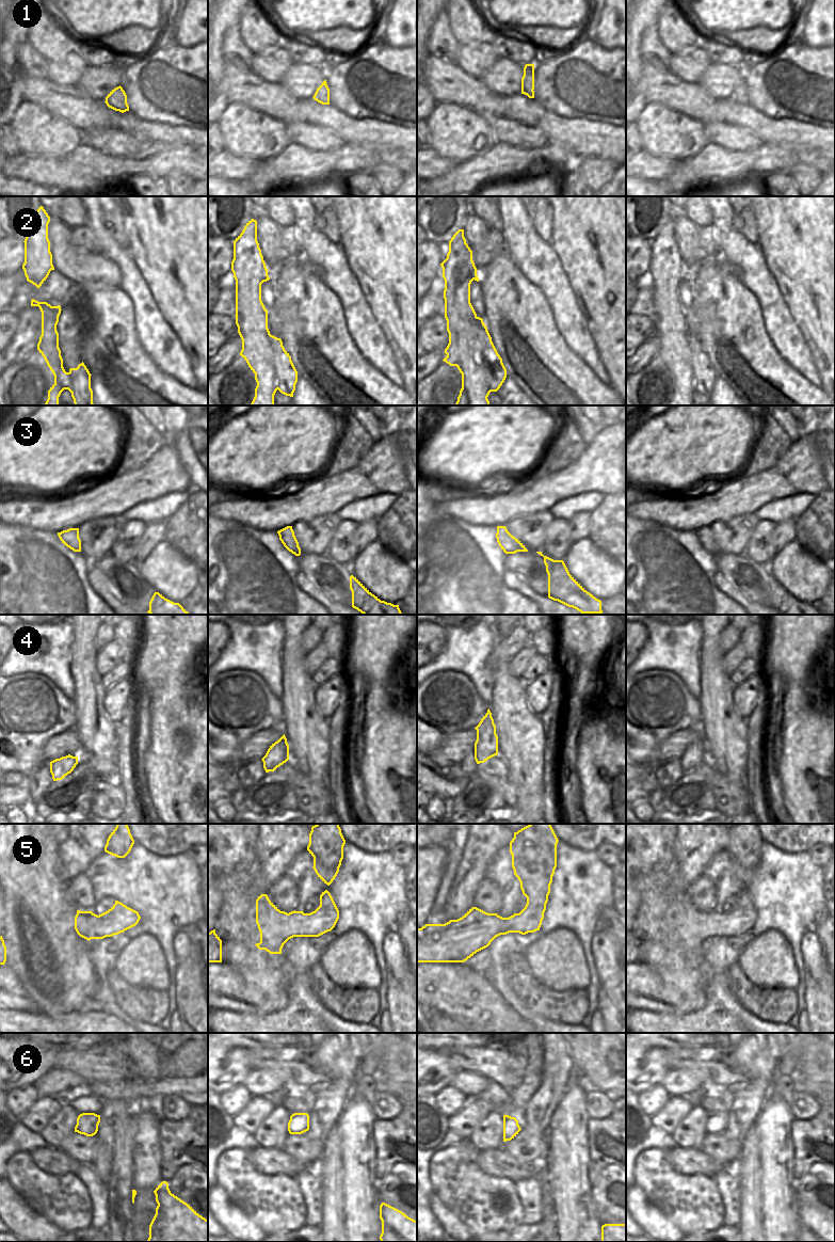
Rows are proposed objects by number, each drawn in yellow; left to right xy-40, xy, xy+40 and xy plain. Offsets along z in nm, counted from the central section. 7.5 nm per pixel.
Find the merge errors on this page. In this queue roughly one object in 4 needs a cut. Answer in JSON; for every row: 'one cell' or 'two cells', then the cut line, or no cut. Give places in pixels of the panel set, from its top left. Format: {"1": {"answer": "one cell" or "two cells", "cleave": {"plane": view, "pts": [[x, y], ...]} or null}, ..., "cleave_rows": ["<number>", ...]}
{"1": {"answer": "two cells", "cleave": {"plane": "xy+40", "pts": [[532, 90], [527, 95]]}}, "2": {"answer": "two cells", "cleave": {"plane": "xy+40", "pts": [[477, 317], [477, 332], [482, 366], [488, 387], [492, 391]]}}, "3": {"answer": "one cell", "cleave": null}, "4": {"answer": "one cell", "cleave": null}, "5": {"answer": "one cell", "cleave": null}, "6": {"answer": "one cell", "cleave": null}, "cleave_rows": ["1", "2"]}

